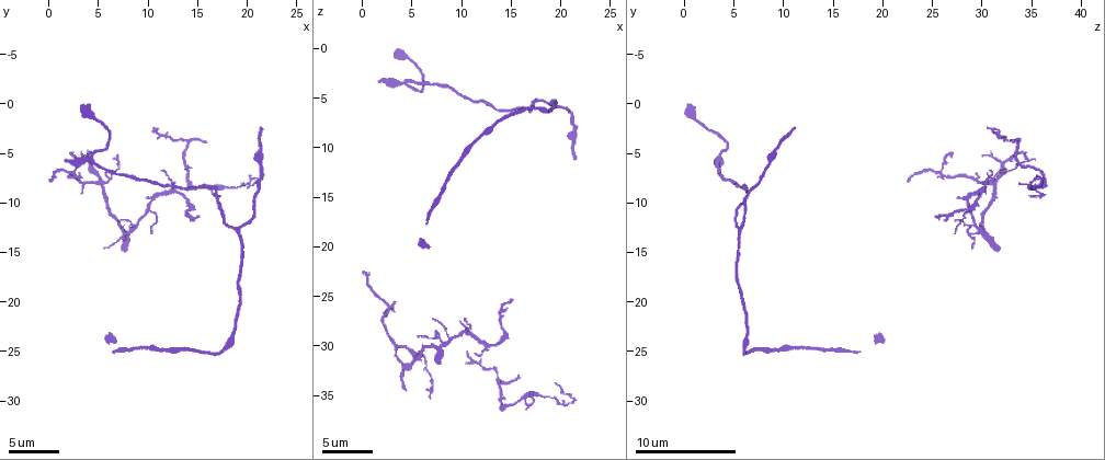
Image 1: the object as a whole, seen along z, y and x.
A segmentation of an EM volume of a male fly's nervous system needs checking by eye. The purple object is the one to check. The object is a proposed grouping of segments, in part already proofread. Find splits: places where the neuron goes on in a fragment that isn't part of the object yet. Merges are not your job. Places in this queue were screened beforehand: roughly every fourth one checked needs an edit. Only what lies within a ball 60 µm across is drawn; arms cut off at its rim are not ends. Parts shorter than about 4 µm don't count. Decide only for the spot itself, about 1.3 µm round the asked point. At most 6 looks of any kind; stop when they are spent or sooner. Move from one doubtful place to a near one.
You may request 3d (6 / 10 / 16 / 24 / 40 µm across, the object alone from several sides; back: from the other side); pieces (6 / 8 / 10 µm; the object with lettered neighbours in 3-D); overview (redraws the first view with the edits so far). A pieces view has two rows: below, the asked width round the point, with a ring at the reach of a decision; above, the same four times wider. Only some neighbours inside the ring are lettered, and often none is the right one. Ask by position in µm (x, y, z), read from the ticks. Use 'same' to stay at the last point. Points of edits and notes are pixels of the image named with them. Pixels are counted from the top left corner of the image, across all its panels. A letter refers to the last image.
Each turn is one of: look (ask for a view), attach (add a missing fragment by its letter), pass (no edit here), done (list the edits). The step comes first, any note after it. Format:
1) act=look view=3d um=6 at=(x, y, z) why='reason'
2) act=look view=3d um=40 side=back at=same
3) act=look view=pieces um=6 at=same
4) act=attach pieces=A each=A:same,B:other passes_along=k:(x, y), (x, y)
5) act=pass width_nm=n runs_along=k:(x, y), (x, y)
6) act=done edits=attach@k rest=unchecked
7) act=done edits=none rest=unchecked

act=look view=pieces um=10 at=(2.4, 5.2, 27.0) why='thin end'

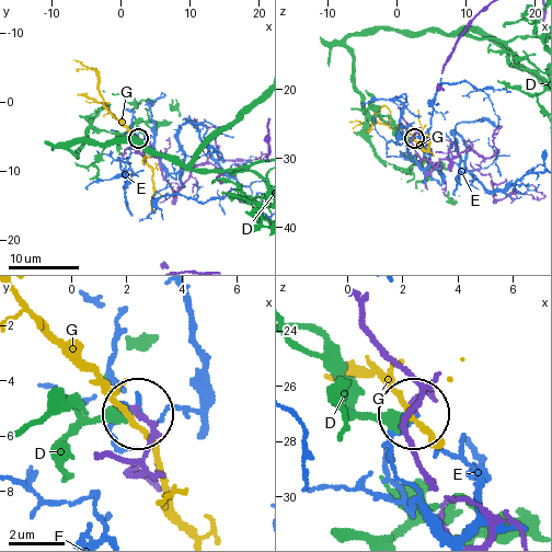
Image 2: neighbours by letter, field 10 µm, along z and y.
act=pass each=D:other,E:other,G:other found='none of them fits'

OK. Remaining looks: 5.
act=look view=pieces um=6 at=(2.0, 5.8, 3.2) why='free end'

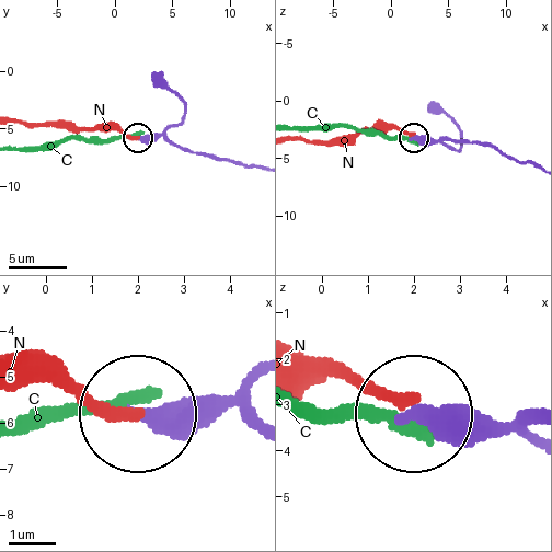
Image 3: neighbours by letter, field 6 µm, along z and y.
act=pass each=C:other,N:other runs_along=3:(256, 167), (194, 153), (159, 136), (139, 138) found='none of them fits'

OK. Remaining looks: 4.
act=look view=3d um=6 at=(21.6, 2.8, 11.0) why='tapers out'

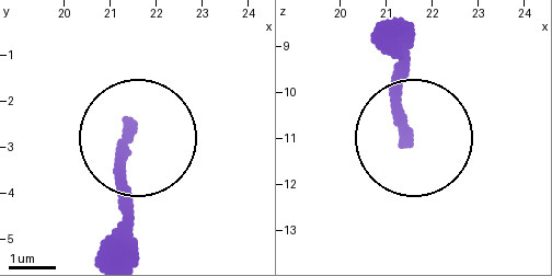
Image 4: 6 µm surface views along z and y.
act=look view=pieces um=8 at=(21.40, 2.55, 11.05)

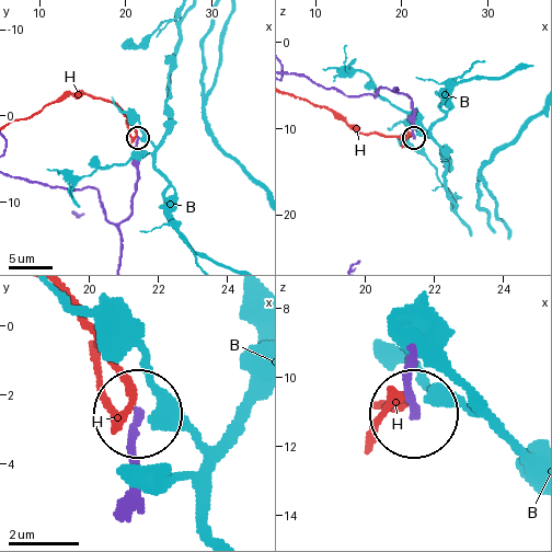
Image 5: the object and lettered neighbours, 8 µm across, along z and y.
act=pass width_nm=160 each=B:other,H:other runs_along=5:(133, 475), (138, 417) found='none of them fits'

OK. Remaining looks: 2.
act=done edits=none rest=unchecked

